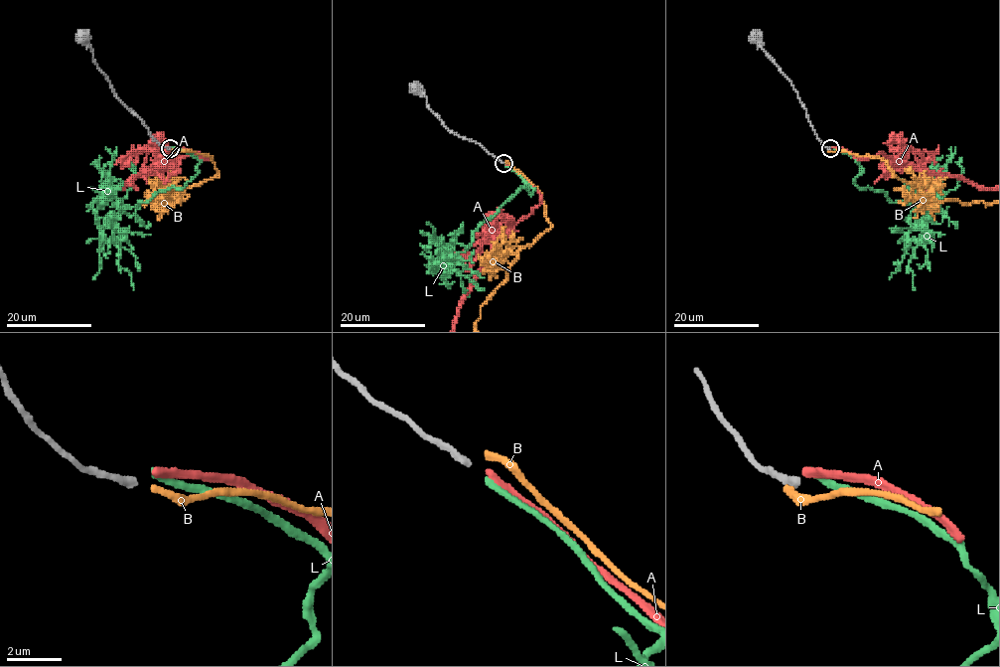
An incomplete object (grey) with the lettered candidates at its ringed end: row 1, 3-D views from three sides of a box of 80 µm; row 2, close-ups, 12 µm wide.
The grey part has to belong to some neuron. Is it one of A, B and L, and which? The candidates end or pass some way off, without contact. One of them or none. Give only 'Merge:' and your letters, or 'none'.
Merge: none

